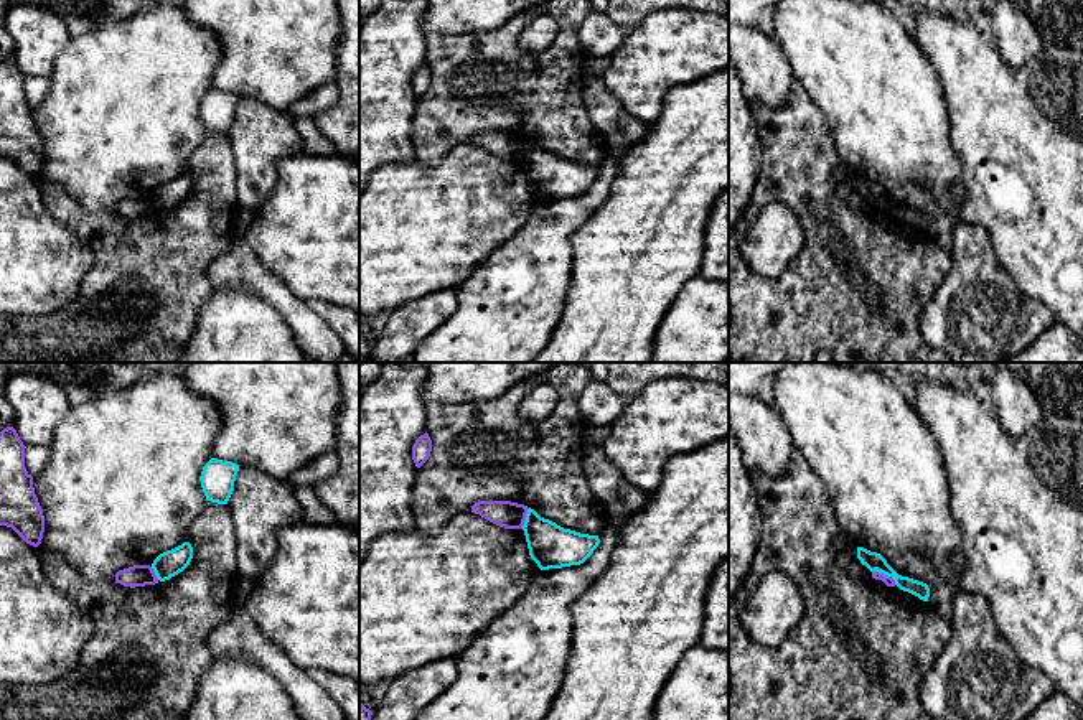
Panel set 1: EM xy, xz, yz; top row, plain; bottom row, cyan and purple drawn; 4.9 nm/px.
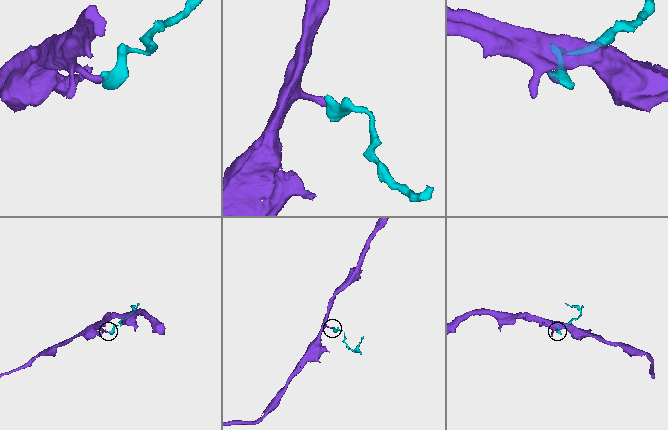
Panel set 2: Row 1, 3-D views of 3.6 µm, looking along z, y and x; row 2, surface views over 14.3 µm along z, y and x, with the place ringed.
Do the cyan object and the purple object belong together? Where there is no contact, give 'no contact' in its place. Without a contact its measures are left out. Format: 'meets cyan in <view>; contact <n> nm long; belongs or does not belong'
meets cyan in yz; contact 140 nm long; does not belong

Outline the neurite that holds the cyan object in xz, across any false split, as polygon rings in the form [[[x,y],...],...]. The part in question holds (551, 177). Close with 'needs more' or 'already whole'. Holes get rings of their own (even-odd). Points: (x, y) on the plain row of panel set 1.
[[[527,140],[523,157],[529,186],[541,201],[584,194],[598,178],[598,166],[564,160]]]; already whole

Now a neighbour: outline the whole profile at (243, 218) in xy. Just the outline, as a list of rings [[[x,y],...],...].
[[[237,208],[232,221],[234,234],[241,237],[249,227],[254,214],[246,211],[244,208]]]

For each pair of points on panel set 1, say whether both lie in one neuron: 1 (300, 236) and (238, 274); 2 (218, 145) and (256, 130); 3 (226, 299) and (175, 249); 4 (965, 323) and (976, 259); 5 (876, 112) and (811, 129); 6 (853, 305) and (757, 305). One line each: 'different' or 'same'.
1: different
2: different
3: different
4: same
5: different
6: same

